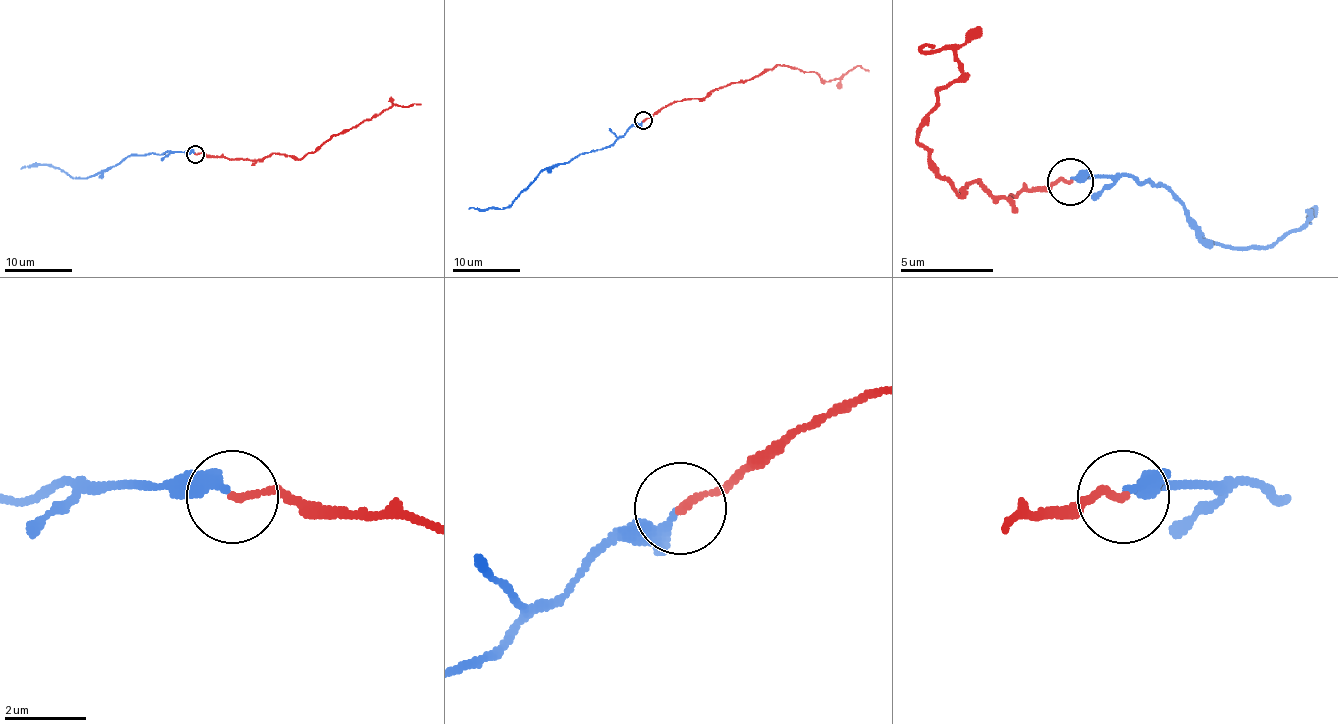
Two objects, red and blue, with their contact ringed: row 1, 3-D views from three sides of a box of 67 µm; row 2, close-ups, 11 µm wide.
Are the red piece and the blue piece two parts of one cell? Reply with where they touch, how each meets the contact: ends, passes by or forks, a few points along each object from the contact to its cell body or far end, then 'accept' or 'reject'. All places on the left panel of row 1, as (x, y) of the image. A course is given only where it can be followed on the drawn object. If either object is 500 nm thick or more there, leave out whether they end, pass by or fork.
(195, 154) | red ends | blue passes by | red via (195, 154), (205, 152), (230, 159), (283, 154), (302, 159), (334, 135), (395, 105), (421, 103) | blue via (195, 152), (132, 154), (94, 175), (72, 178), (53, 166), (38, 164), (21, 169) | accept

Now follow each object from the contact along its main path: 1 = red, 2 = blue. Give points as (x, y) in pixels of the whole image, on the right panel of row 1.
1: (1071, 183), (1015, 197), (969, 183), (960, 197), (918, 132), (964, 71), (950, 48), (922, 48), (936, 43)
2: (1071, 178), (1160, 183), (1187, 211), (1206, 239), (1271, 248), (1313, 215), (1308, 211), (1313, 225)

